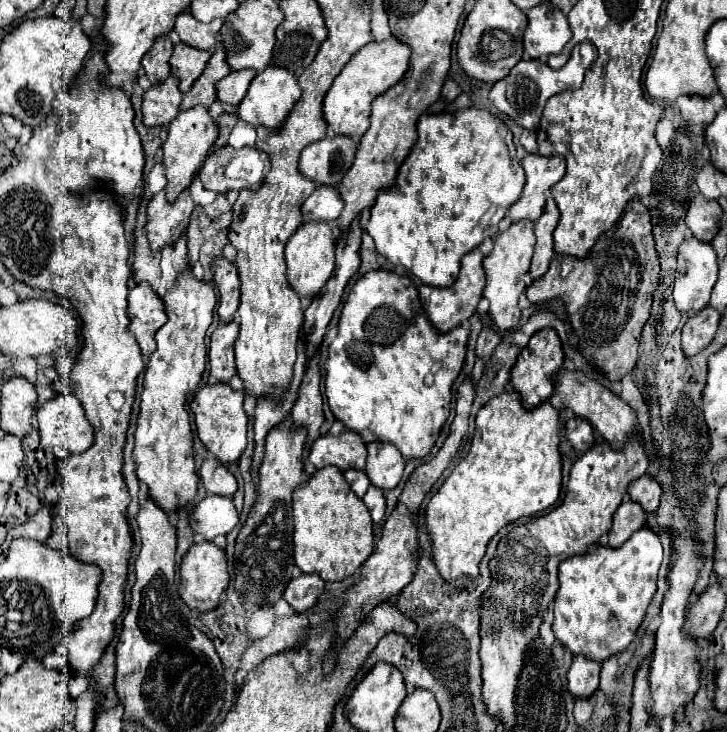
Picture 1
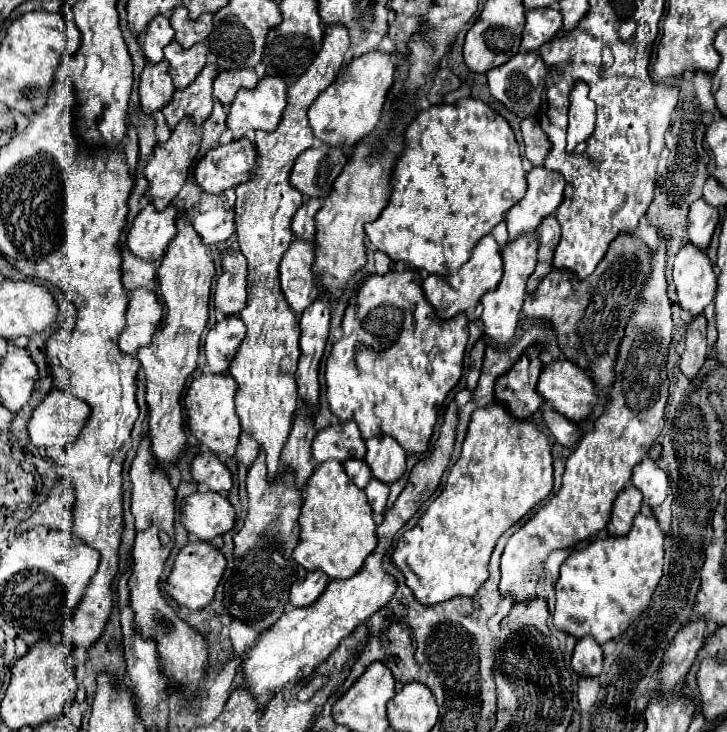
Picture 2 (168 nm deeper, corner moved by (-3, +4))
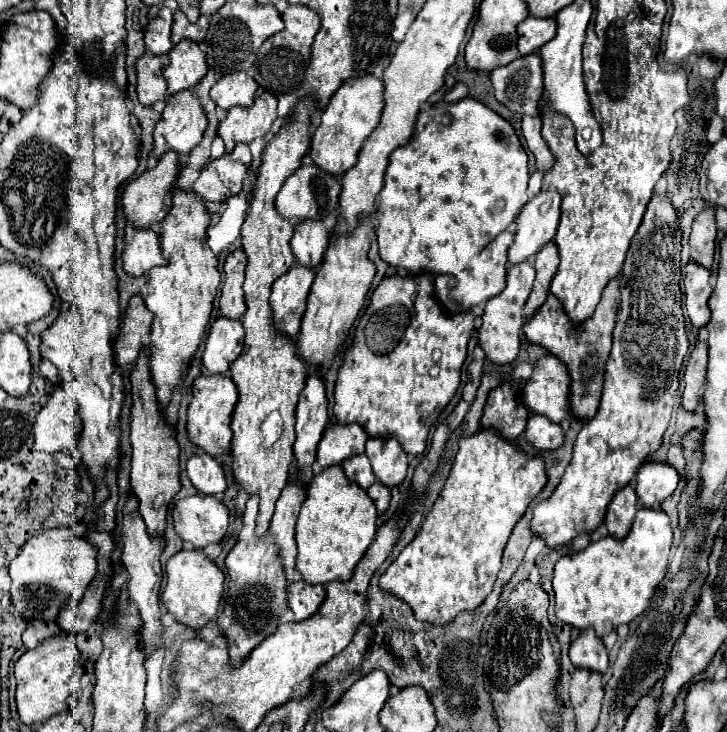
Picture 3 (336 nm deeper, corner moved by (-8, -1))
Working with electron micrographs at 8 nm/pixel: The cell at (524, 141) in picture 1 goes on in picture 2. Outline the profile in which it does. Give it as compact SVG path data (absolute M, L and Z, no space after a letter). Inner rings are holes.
M525 119L521 123L521 133L523 133L523 143L525 143L525 157L533 165L543 165L545 155L551 149L551 143L543 129L539 127L537 119Z

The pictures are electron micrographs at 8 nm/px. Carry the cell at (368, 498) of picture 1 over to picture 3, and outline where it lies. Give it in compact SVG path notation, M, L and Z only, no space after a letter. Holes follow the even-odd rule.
M376 482L376 484L372 484L372 488L368 488L368 496L374 500L378 512L386 512L386 508L390 504L390 488Z

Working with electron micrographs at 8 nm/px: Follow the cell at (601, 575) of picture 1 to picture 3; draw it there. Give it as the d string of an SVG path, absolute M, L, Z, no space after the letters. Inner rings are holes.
M640 508L640 512L636 512L636 520L632 522L632 532L628 532L624 540L600 538L590 542L580 552L558 558L552 576L556 616L580 630L586 628L568 650L568 656L576 668L606 672L608 654L600 638L608 632L614 632L620 624L632 622L650 606L656 586L666 576L670 546L672 528L666 512L660 508ZM592 628L596 632L592 632Z

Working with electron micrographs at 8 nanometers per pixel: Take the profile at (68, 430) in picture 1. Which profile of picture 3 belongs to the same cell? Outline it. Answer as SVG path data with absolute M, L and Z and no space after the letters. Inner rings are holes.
M58 386L34 424L34 448L40 452L68 450L78 442L82 420L78 414L76 400Z

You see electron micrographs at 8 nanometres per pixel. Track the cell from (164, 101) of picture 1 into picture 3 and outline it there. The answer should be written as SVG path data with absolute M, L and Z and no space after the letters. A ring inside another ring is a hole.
M150 52L142 54L136 60L136 76L138 76L138 100L144 106L152 106L156 100L166 98L166 80L162 76L164 66L168 64L168 56L152 56Z

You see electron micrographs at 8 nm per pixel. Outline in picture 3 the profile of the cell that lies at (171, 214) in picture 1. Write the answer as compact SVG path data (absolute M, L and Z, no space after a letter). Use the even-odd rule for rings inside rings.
M138 230L130 244L126 244L124 272L130 276L146 276L150 268L168 264L160 252L160 234L154 230Z

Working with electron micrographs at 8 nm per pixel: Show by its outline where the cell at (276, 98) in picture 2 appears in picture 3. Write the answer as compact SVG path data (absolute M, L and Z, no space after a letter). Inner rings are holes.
M262 92L250 108L230 108L218 126L218 136L224 140L226 152L232 152L240 142L250 144L254 138L262 138L276 118L276 96Z

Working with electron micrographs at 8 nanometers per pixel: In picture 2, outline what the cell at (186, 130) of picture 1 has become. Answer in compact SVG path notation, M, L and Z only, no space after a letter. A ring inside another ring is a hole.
M183 119L183 123L177 123L177 127L171 131L171 137L167 139L167 143L155 147L153 159L151 159L149 165L145 167L145 177L147 177L147 181L149 181L149 189L147 189L147 191L151 193L153 205L155 205L159 211L163 211L163 209L177 197L177 193L181 191L181 187L185 185L189 167L191 167L191 163L193 163L195 157L197 157L199 145L201 145L199 127L195 127L195 125L191 123L191 119Z

